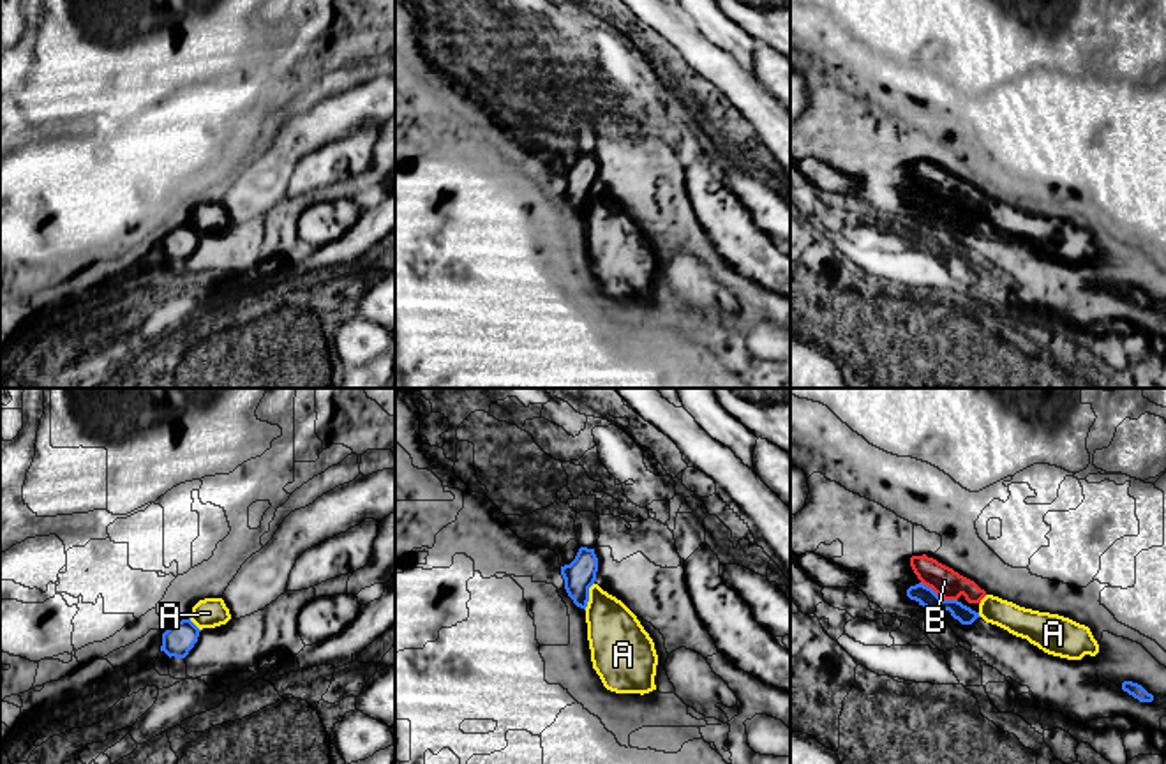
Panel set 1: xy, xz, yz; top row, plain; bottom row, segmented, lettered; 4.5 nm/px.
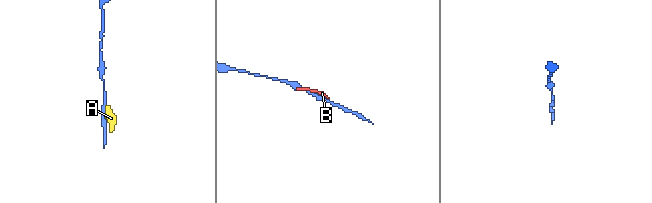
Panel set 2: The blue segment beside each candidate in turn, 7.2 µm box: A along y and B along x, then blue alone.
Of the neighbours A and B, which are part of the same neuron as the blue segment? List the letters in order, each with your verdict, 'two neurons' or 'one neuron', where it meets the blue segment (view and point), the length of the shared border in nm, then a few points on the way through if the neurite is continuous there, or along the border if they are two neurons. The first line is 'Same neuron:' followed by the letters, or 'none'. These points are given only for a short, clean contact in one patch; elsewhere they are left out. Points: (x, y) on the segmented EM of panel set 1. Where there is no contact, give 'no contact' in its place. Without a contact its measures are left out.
Same neuron: none
A: two neurons | xz (588, 597) | 130 nm | along xz (593, 583), (584, 609)
B: two neurons | yz (937, 595) | 190 nm

